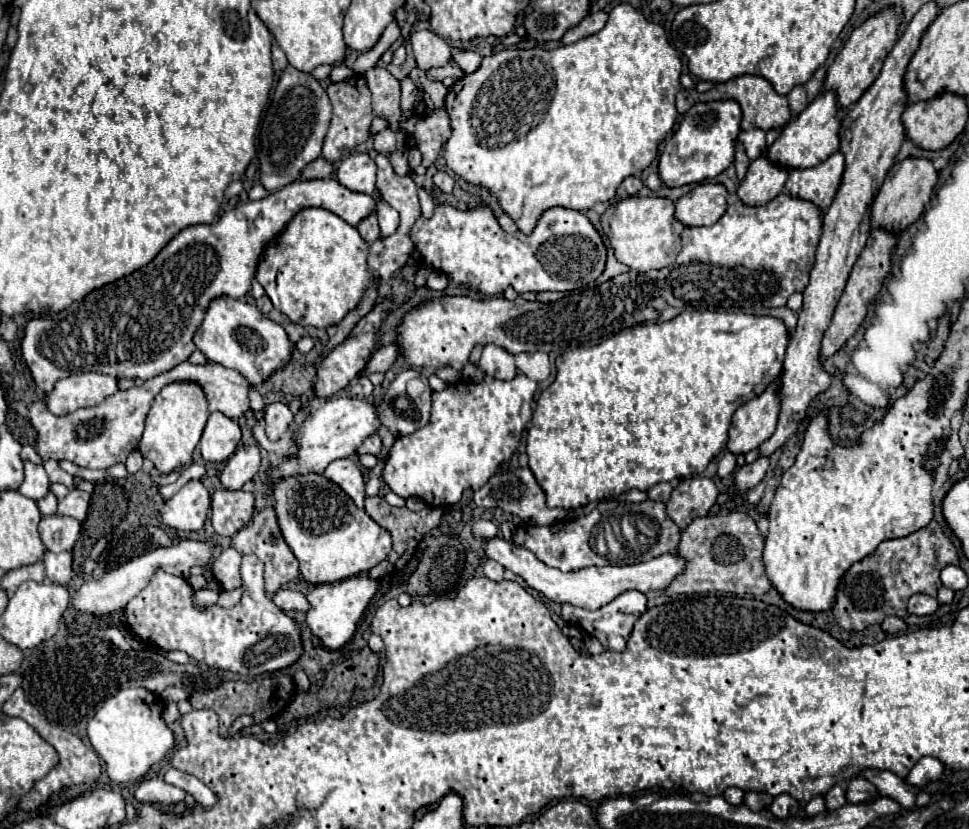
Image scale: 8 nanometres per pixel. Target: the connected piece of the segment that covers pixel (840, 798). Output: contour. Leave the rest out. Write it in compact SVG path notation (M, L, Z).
M835 785L835 787L825 795L825 805L827 805L829 811L839 809L839 807L845 805L845 803L847 803L847 801L845 801L845 789L841 789L839 785Z

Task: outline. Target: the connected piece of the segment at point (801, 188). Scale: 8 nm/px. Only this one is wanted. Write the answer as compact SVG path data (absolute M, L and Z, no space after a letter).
M841 151L833 153L829 159L809 169L791 169L785 191L793 197L813 201L821 209L827 209L841 185L845 171L845 157Z

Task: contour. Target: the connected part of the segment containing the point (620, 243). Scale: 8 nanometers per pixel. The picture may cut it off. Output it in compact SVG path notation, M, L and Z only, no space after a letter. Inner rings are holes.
M633 195L613 203L601 217L603 231L615 251L615 257L635 271L663 269L675 263L681 253L683 223L675 219L675 205L667 197L641 197Z

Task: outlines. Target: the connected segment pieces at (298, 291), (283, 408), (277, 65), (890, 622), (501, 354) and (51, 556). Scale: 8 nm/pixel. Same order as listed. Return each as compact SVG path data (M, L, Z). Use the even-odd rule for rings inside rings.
M309 207L299 211L285 227L285 231L279 235L279 239L275 239L275 245L271 245L265 251L265 257L261 259L255 277L267 291L273 305L283 311L291 323L323 329L337 325L365 295L371 279L367 255L369 243L363 241L355 227L351 227L349 223L345 223L341 217L333 215L327 209Z
M269 403L265 409L265 431L269 441L277 441L293 423L293 413L285 403Z
M273 43L271 51L273 51L273 69L275 69L275 73L281 73L281 71L287 67L287 57L285 57L285 53L279 49L277 43Z
M887 617L883 623L881 623L881 629L889 635L895 635L895 633L901 633L907 629L907 623L899 617Z
M485 345L479 369L483 369L487 375L503 381L511 381L517 375L517 367L513 361L513 355L497 345Z
M63 551L63 553L45 553L45 569L47 569L47 579L59 585L67 585L73 577L73 569L71 569L71 553Z

